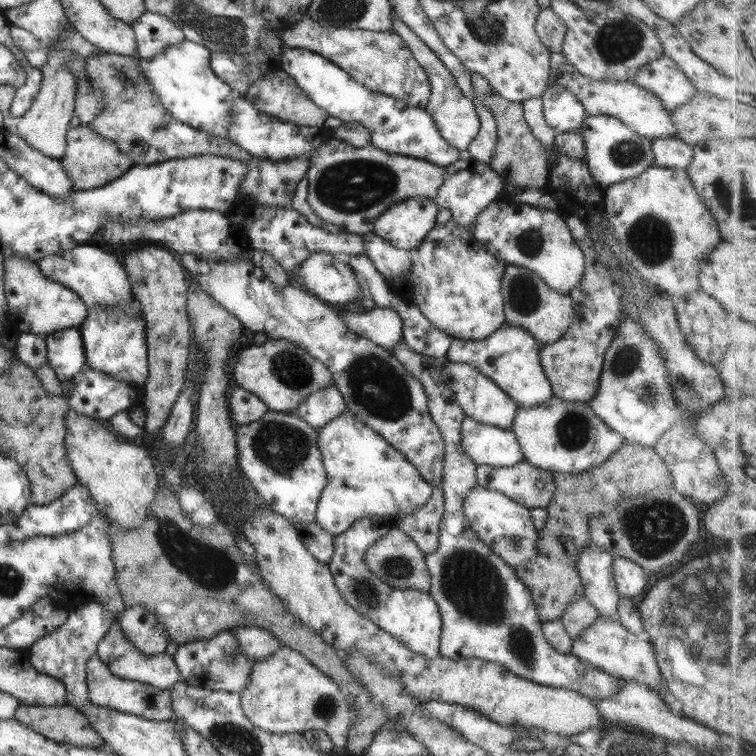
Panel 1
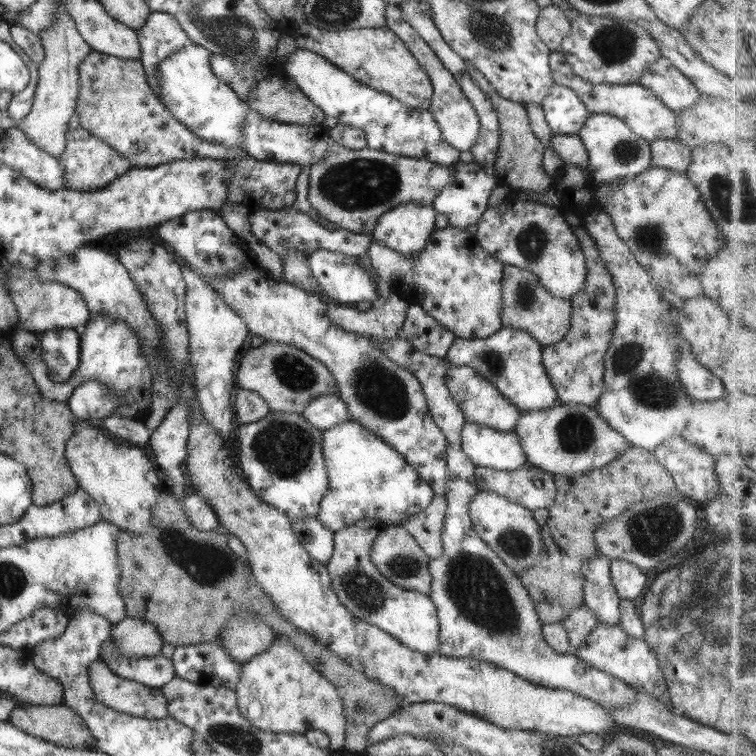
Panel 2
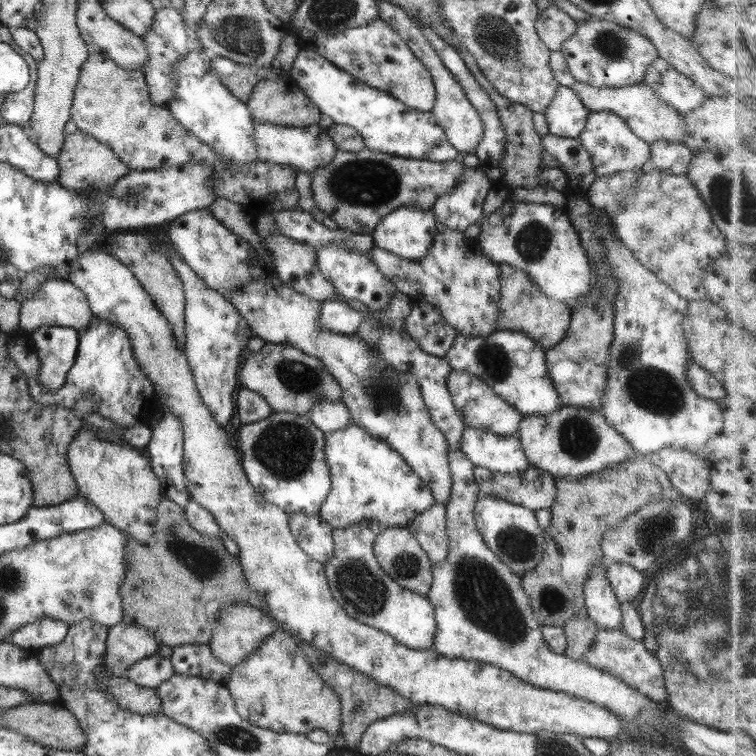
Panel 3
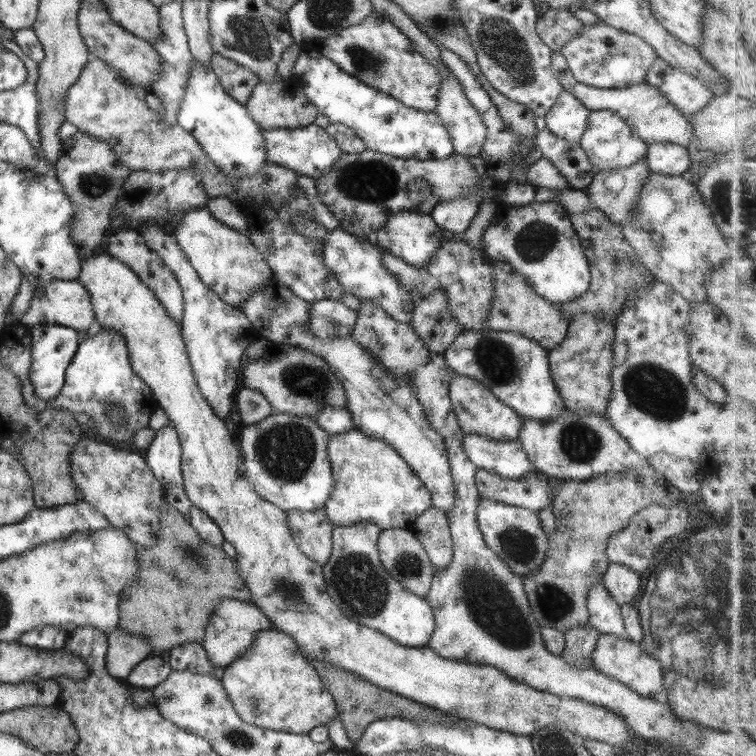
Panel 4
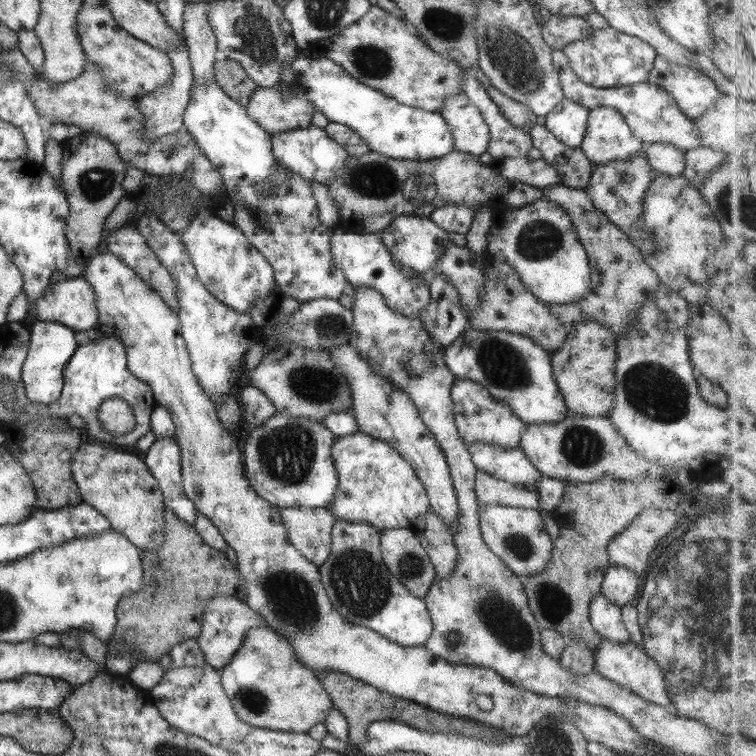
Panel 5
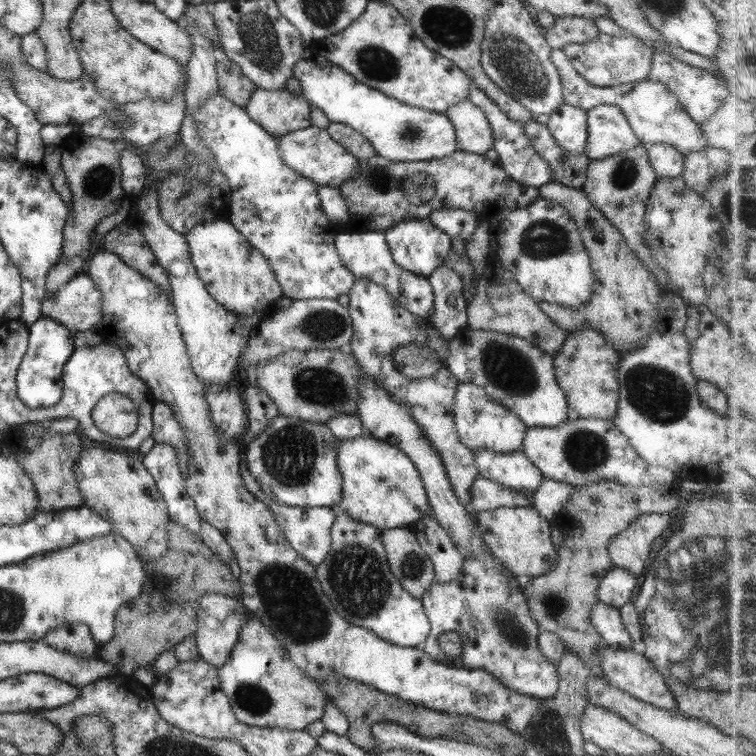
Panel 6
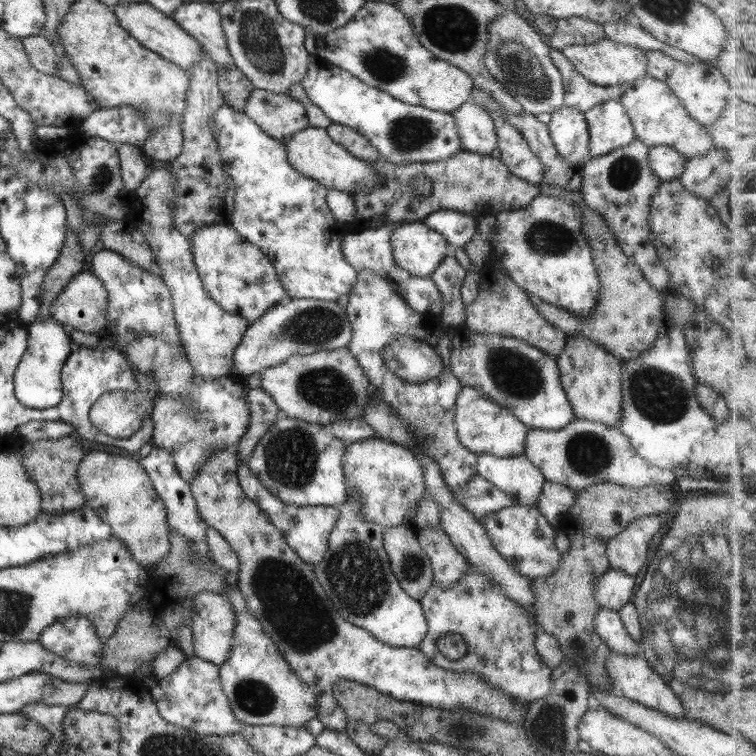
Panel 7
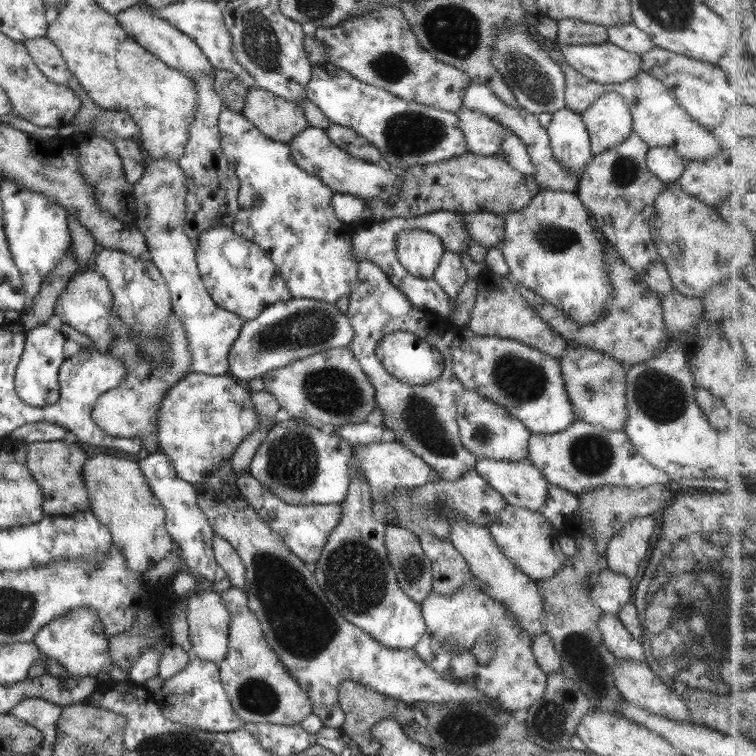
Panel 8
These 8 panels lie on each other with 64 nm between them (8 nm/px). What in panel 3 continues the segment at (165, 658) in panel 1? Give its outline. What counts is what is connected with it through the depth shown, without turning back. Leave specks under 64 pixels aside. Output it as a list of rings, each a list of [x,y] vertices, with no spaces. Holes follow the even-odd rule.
[[[156,653],[135,662],[135,665],[127,669],[127,673],[124,676],[127,680],[143,688],[155,688],[158,684],[173,676],[173,674],[174,671],[169,660]]]

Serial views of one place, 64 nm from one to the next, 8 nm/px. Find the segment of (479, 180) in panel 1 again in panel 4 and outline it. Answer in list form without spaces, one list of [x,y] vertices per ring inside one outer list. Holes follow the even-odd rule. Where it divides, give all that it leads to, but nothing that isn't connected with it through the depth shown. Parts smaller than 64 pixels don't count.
[[[467,195],[463,199],[453,199],[435,205],[430,212],[433,223],[439,229],[459,234],[467,231],[478,206],[483,201],[479,195]]]

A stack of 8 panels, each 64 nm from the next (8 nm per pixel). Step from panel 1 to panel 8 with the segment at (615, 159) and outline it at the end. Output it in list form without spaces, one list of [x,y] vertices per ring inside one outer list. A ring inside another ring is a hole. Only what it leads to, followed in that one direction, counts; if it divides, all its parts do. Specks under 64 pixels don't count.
[[[616,92],[598,96],[580,113],[595,156],[619,144],[632,131],[632,116],[626,100]]]

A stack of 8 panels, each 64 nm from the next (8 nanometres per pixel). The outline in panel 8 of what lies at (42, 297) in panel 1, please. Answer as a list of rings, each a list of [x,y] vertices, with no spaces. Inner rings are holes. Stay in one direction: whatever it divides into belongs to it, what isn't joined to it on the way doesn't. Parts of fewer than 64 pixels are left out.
[[[83,270],[75,272],[65,289],[59,294],[55,303],[54,314],[59,316],[61,324],[68,324],[77,332],[92,340],[93,350],[101,354],[110,354],[122,362],[125,372],[122,381],[115,387],[106,390],[97,397],[92,408],[91,418],[97,428],[108,436],[119,438],[138,438],[141,448],[148,454],[160,451],[157,434],[155,434],[158,410],[166,395],[180,378],[190,373],[191,353],[182,322],[171,310],[164,322],[162,340],[166,349],[160,359],[144,361],[140,355],[140,338],[129,336],[130,328],[126,327],[113,312],[107,281],[98,273]]]

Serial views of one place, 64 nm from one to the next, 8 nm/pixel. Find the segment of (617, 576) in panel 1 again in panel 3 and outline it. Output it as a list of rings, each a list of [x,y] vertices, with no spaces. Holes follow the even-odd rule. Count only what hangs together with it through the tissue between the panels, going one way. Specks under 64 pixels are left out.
[[[606,562],[604,573],[619,603],[631,602],[641,592],[643,576],[628,564]]]

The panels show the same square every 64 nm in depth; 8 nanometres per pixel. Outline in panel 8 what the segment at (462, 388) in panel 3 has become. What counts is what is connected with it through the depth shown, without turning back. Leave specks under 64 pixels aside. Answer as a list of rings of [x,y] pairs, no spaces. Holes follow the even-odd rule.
[[[464,390],[456,398],[458,436],[463,448],[477,458],[490,458],[501,462],[517,462],[528,458],[528,439],[530,433],[520,420],[511,416],[498,404],[489,402],[479,393]]]

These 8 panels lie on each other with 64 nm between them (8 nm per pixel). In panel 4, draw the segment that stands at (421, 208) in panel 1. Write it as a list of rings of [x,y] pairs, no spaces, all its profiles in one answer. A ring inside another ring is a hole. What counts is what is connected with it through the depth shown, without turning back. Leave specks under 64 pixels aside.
[[[402,210],[389,217],[385,225],[372,235],[372,241],[377,243],[385,253],[396,256],[405,264],[413,268],[425,268],[433,253],[439,248],[442,239],[441,229],[439,229],[430,215],[416,214]]]

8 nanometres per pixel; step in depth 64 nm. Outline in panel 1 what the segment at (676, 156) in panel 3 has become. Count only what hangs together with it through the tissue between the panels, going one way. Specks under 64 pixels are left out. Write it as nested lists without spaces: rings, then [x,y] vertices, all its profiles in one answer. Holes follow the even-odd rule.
[[[675,136],[653,139],[650,147],[653,167],[685,170],[691,161],[692,147]]]

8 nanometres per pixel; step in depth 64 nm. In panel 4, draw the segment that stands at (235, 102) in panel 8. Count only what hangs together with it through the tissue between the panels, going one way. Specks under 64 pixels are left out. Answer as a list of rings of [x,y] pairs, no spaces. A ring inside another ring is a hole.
[[[217,53],[212,56],[210,67],[224,91],[245,107],[253,87],[258,83],[256,75]]]

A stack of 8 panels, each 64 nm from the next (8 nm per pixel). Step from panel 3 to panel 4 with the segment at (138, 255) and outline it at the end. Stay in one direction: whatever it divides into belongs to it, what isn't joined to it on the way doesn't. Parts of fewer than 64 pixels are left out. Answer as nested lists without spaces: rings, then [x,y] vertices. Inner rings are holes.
[[[128,228],[125,232],[117,232],[108,241],[107,254],[120,260],[137,275],[137,278],[147,290],[163,305],[168,315],[172,316],[173,320],[176,320],[180,328],[183,298],[181,289],[179,289],[179,284],[175,280],[173,273],[163,264],[159,255],[150,248],[147,248],[147,245],[144,243],[142,236],[138,234],[137,230]]]

